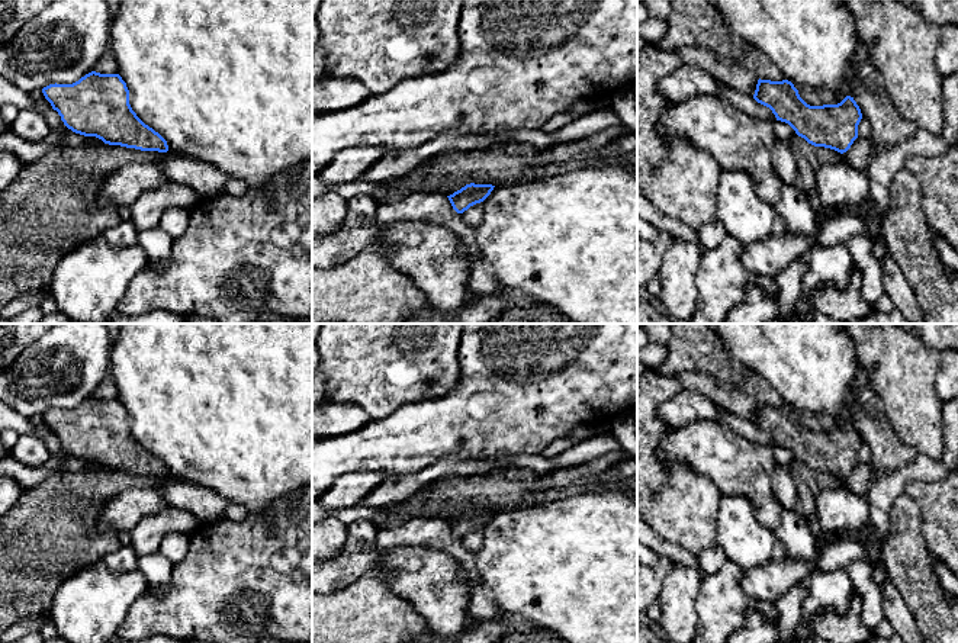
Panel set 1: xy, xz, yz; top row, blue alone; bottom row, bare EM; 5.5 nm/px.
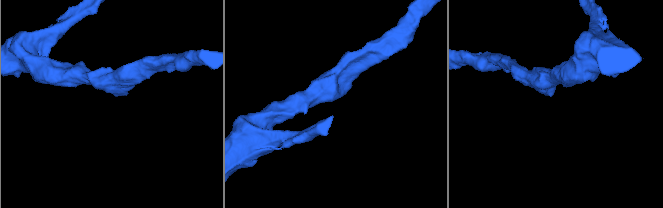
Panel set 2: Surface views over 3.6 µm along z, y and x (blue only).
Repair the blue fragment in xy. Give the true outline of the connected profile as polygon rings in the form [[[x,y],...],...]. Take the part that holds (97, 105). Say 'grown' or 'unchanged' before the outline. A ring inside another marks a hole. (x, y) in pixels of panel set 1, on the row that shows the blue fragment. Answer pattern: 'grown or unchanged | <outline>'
unchanged | [[[91,71],[73,84],[49,84],[42,89],[45,99],[58,112],[64,125],[75,134],[96,136],[109,145],[141,151],[167,152],[167,141],[145,125],[129,105],[129,90],[119,74]]]

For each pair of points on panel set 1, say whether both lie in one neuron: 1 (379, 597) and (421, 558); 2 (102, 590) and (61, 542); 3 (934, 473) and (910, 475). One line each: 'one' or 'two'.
1: two
2: two
3: one

